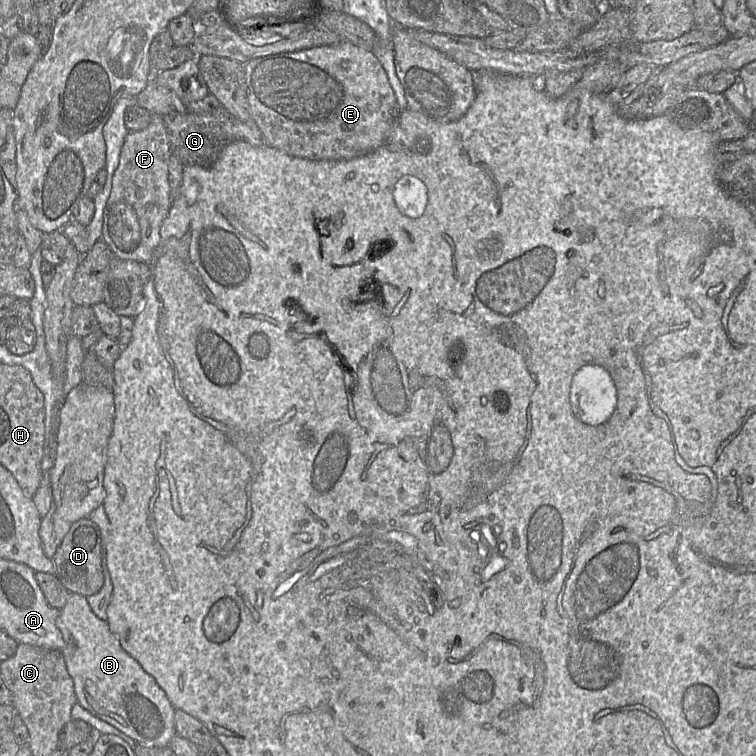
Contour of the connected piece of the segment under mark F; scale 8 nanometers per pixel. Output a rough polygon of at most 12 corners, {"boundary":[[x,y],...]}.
{"boundary":[[162,115],[127,133],[103,212],[116,257],[147,265],[172,202]]}

